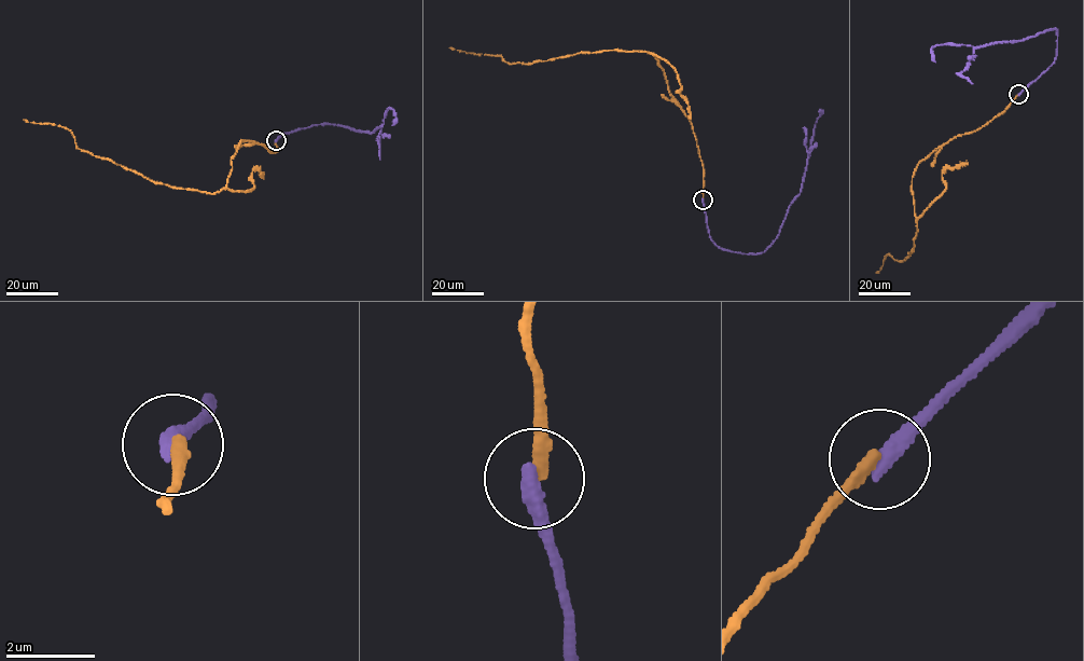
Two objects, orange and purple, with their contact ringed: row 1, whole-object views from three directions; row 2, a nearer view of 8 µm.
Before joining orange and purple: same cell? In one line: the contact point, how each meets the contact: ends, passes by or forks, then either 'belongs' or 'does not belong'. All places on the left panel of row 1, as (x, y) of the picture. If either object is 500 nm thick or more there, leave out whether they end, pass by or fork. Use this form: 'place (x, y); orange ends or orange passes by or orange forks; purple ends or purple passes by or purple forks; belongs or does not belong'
place (276, 140); orange ends; purple ends; does not belong

